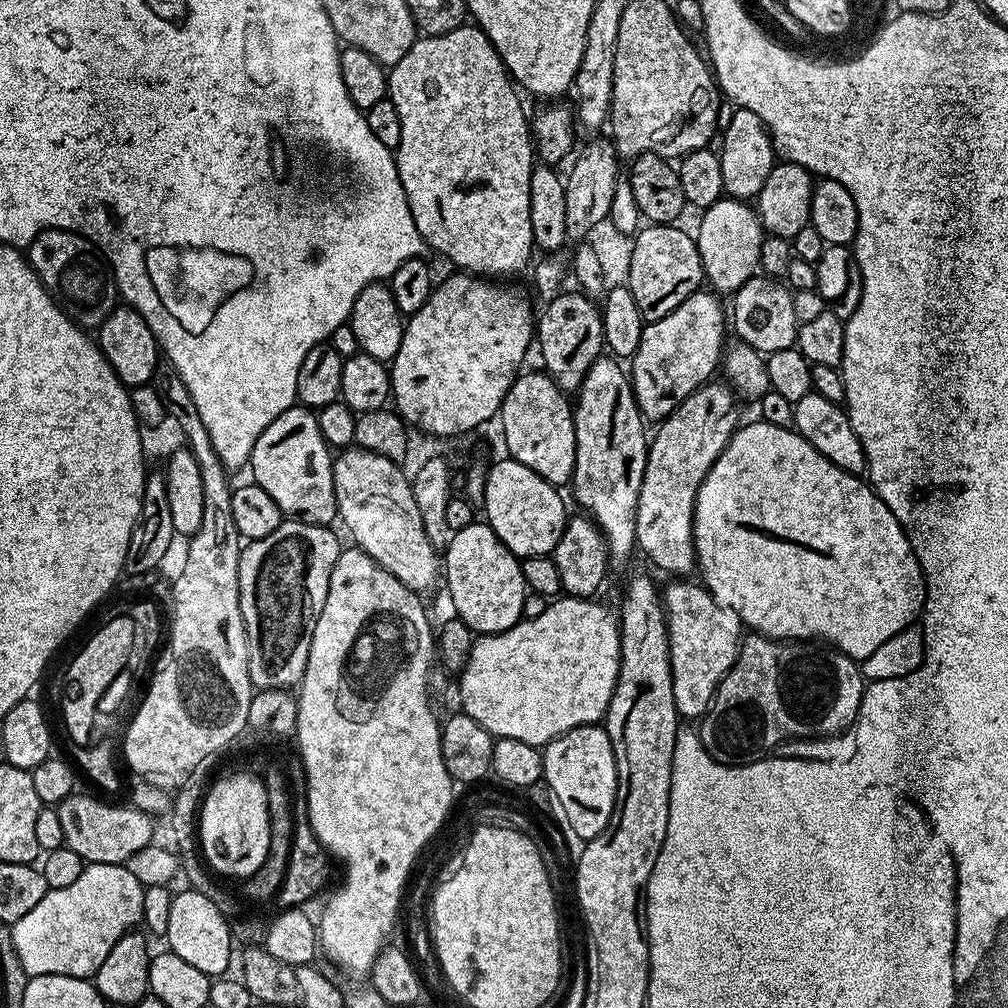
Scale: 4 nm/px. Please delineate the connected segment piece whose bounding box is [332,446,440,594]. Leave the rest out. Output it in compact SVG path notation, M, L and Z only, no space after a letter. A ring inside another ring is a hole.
M357 446L343 449L334 459L332 468L334 478L337 517L346 526L354 538L353 543L370 554L379 565L394 574L412 592L424 594L440 578L440 558L426 536L424 522L420 516L414 498L411 481L403 474L399 463L391 461L384 455L365 450Z

